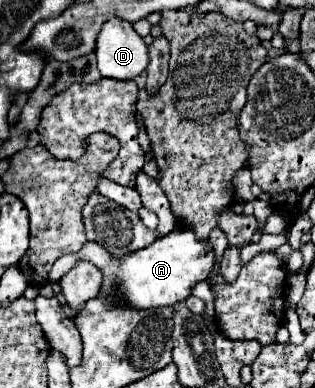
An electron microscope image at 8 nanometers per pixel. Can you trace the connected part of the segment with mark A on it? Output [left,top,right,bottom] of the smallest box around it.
[48,228,214,310]

